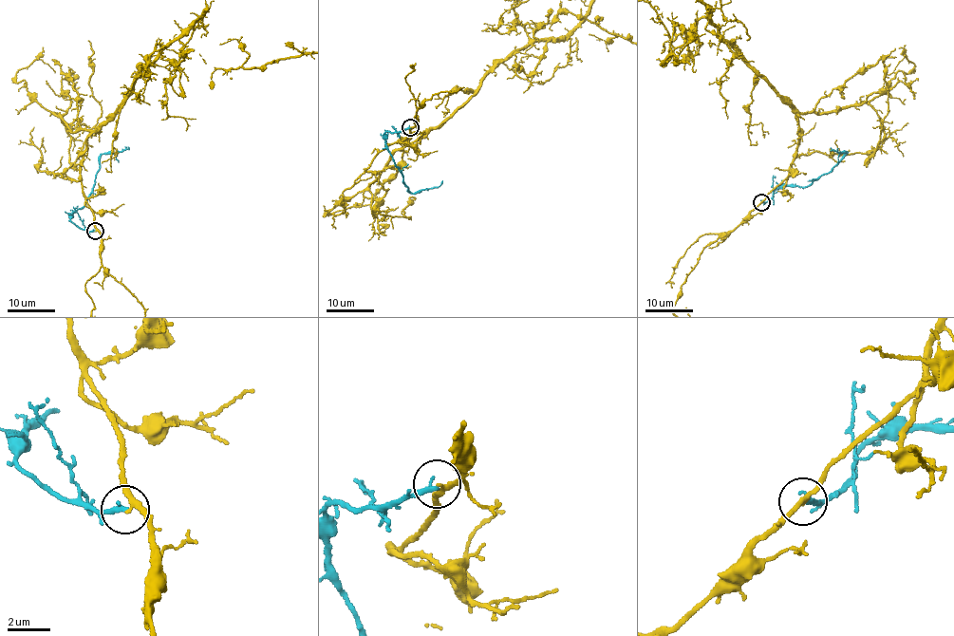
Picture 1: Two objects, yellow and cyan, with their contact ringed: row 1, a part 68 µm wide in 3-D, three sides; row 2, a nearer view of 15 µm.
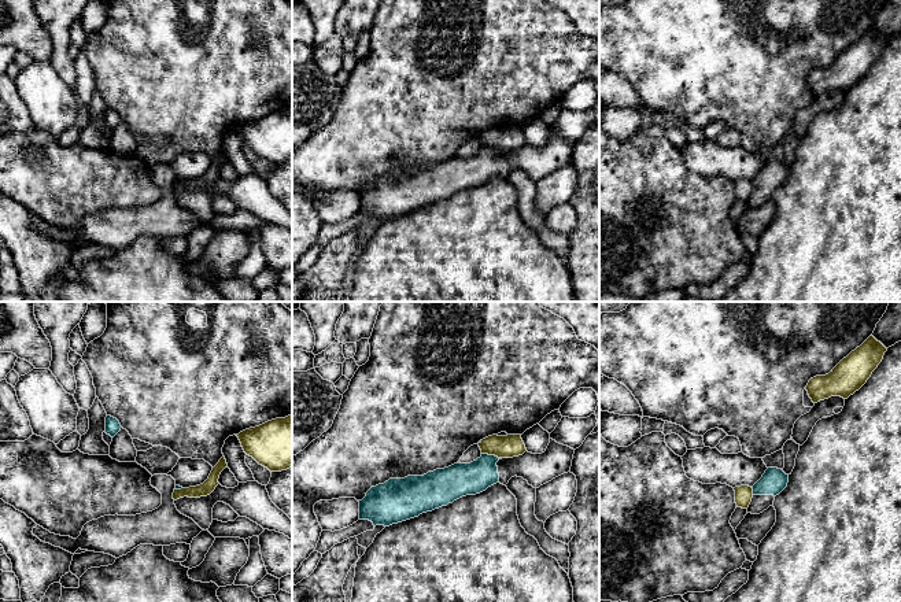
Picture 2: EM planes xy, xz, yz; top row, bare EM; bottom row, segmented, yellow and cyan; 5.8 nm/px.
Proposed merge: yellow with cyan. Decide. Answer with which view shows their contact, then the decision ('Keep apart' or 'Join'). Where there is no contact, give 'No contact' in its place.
Touches yellow in xz. Keep apart

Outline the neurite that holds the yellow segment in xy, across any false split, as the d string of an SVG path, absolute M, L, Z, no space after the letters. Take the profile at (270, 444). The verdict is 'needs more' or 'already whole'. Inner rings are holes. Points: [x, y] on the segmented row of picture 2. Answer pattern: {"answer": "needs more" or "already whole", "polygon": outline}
{"answer": "already whole", "polygon": "M292 414L236 435L244 453L270 472L292 468Z"}

